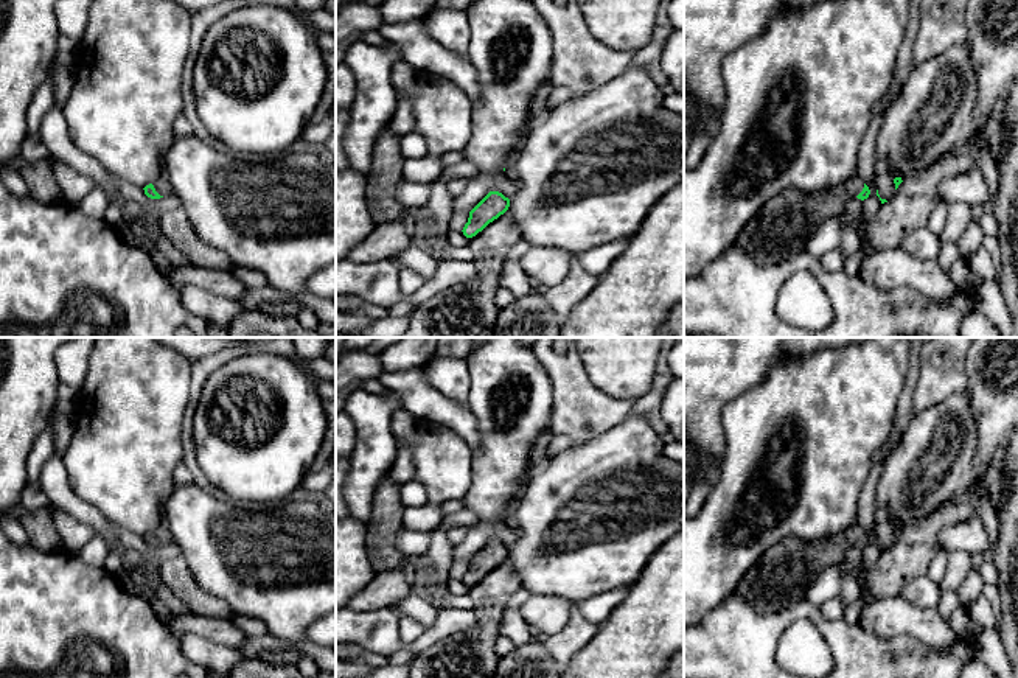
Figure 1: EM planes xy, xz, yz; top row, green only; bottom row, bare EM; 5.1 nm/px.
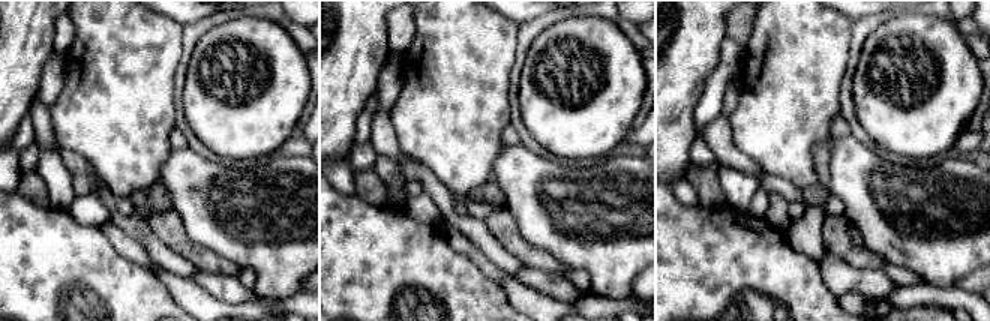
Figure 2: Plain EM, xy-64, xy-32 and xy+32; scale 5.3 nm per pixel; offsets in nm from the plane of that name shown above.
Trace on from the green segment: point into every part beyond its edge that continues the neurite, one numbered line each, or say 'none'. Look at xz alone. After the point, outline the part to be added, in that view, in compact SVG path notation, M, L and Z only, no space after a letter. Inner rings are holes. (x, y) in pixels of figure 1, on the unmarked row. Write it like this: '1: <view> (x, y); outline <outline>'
none

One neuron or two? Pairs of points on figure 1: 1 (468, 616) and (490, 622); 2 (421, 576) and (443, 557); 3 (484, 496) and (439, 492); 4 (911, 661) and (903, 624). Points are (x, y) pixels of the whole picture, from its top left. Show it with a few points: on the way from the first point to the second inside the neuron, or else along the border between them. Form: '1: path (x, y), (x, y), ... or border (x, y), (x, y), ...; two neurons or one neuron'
1: border (471, 610), (476, 616), (476, 625); two neurons
2: path (426, 574), (439, 562); one neuron
3: border (471, 459), (471, 485), (460, 498); two neurons
4: border (871, 632), (880, 636), (914, 636), (939, 650); two neurons

